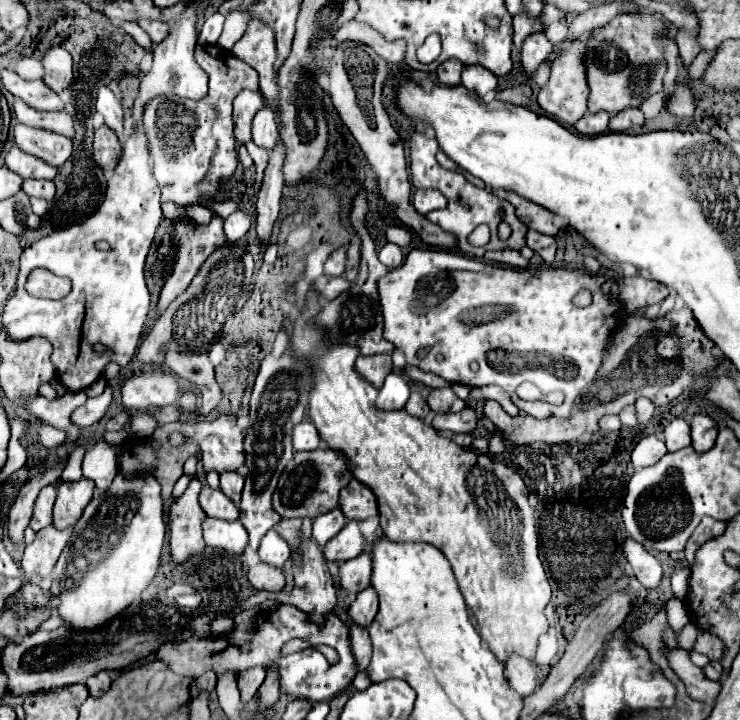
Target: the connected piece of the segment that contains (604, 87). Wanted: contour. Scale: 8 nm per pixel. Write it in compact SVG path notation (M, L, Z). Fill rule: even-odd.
M618 14L606 26L592 30L586 38L586 80L590 88L588 112L606 110L608 114L618 114L626 108L638 108L642 100L654 92L662 90L662 78L666 74L664 46L670 38L672 22L656 14Z

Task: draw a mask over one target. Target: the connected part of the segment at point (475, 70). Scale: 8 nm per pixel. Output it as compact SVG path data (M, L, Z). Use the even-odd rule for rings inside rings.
M480 64L478 66L464 66L462 86L476 92L478 96L484 96L488 90L496 88L496 74L482 68Z

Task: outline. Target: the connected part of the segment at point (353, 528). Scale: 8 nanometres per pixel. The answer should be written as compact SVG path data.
M350 522L324 546L324 558L330 564L334 562L342 564L362 554L364 546L366 546L366 540L358 528L358 522Z

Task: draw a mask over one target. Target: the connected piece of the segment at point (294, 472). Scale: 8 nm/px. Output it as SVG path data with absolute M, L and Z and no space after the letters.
M330 448L296 452L278 480L276 492L272 496L272 506L282 518L316 518L318 514L326 514L338 506L338 494L348 482L350 472L340 452L334 452Z

